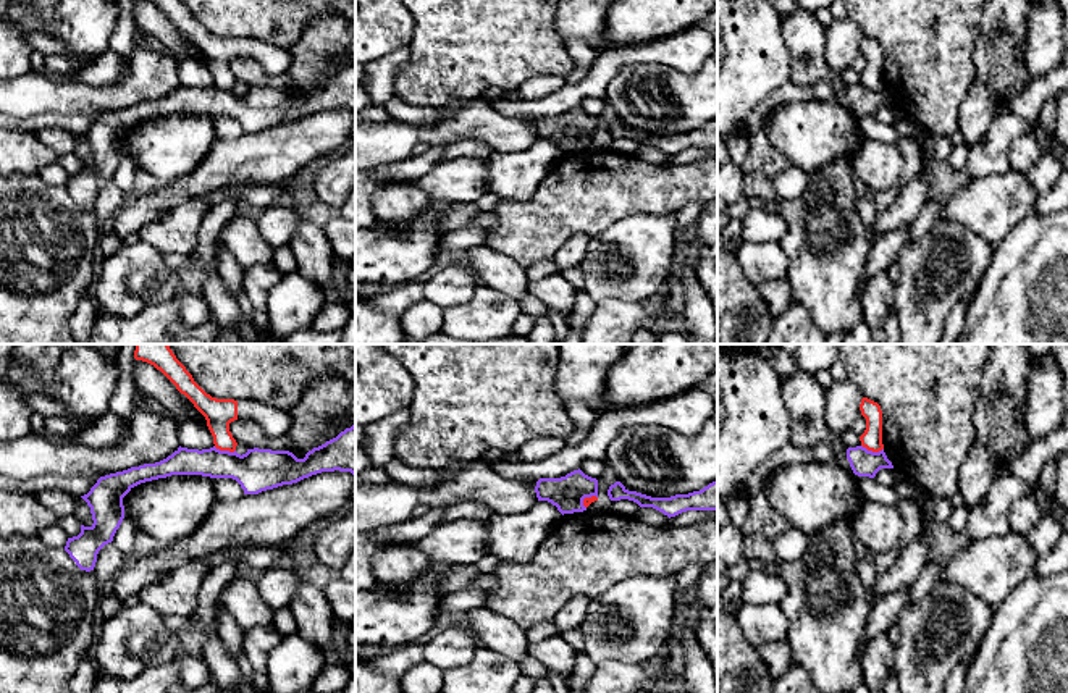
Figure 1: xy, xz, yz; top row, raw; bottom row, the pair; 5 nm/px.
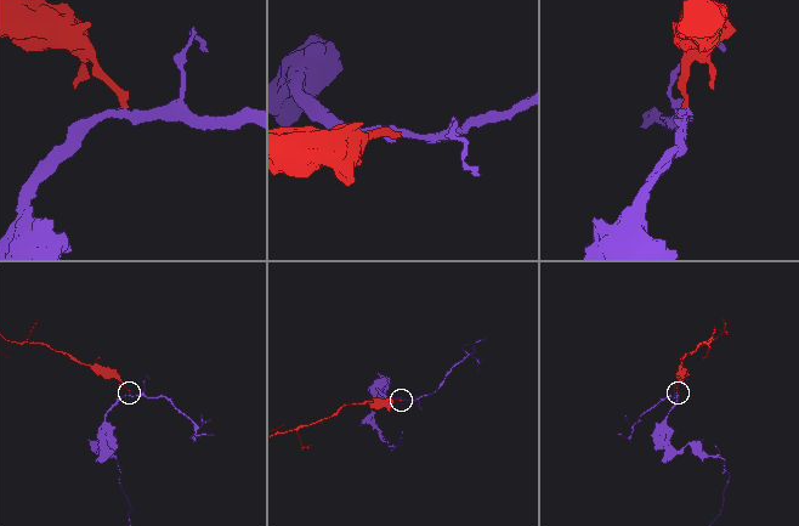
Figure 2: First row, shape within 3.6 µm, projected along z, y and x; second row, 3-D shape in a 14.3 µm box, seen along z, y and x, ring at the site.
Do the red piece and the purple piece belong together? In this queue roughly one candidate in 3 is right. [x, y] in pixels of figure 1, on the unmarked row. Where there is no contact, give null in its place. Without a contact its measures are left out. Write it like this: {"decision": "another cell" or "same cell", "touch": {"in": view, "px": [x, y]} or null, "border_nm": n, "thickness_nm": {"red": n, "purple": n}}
{"decision": "another cell", "touch": {"in": "yz", "px": [873, 89]}, "border_nm": 110, "thickness_nm": {"red": 100, "purple": 140}}

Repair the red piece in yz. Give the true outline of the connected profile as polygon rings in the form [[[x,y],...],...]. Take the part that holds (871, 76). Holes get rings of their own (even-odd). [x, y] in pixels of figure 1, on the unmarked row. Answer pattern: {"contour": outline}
{"contour": [[[868,36],[861,37],[861,53],[866,57],[866,68],[860,74],[861,84],[868,89],[879,90],[882,82],[882,48],[881,44]]]}

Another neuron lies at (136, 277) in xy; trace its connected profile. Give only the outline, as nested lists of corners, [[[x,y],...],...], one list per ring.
[[[132,241],[103,258],[92,292],[107,313],[132,318],[144,307],[173,297],[178,284],[178,271],[165,263],[160,250]]]

